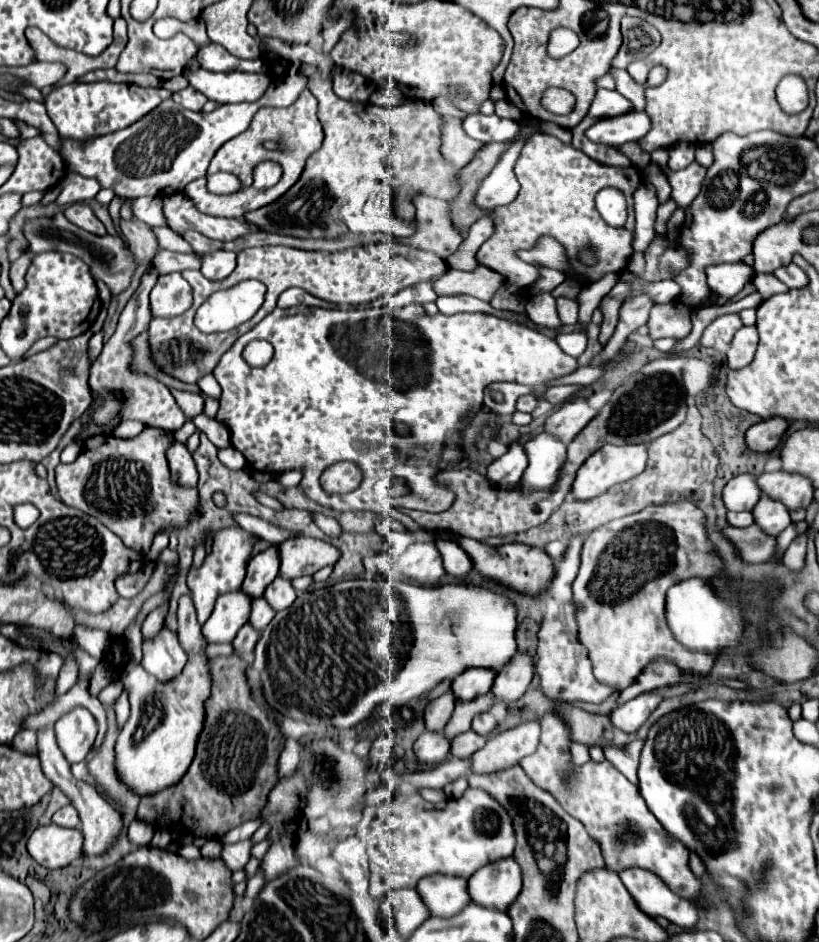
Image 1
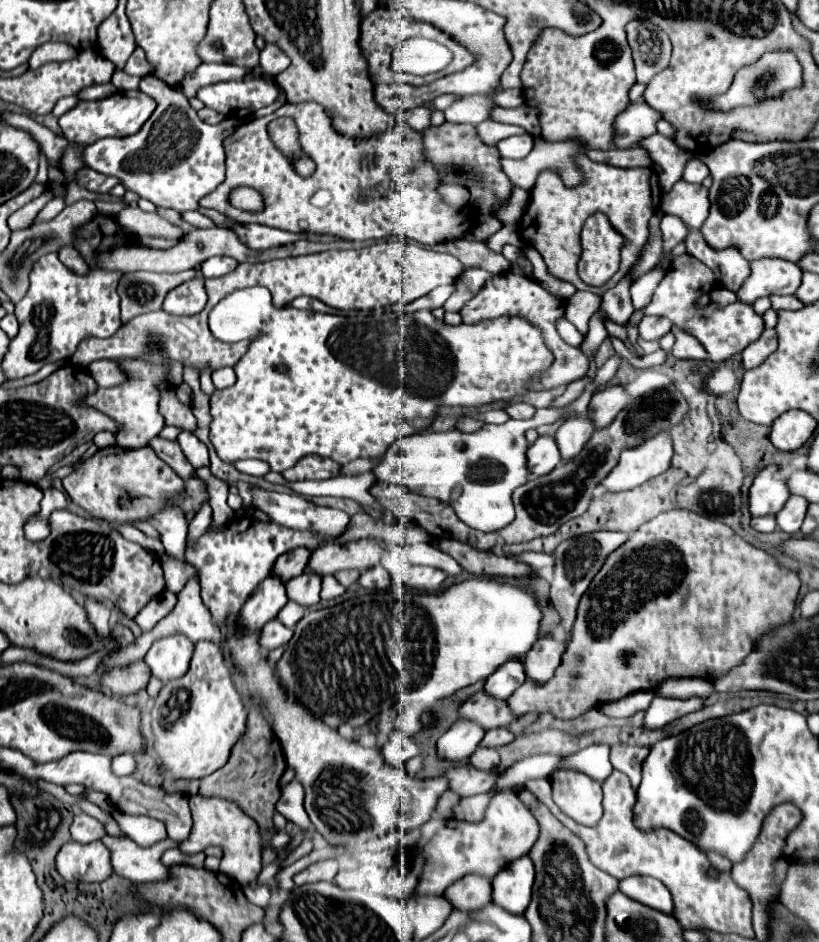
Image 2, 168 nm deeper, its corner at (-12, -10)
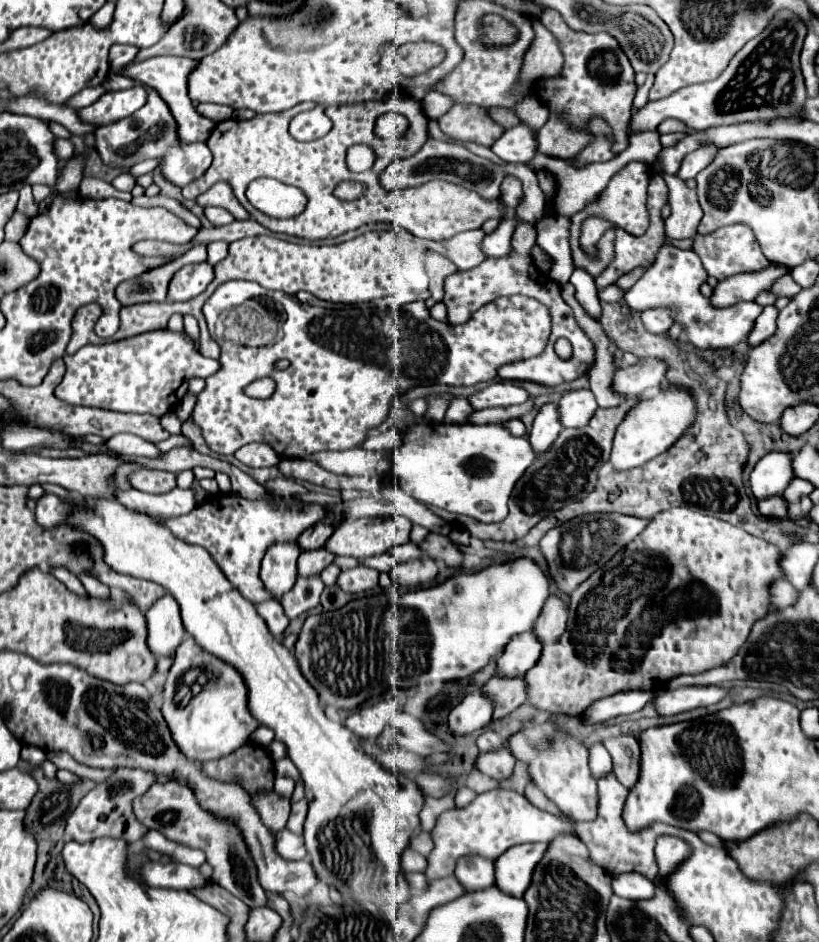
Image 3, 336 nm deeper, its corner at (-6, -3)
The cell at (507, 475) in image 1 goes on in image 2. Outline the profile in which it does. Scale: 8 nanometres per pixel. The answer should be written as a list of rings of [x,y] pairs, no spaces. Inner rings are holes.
[[[540,436],[526,452],[528,458],[528,470],[532,478],[548,474],[558,462],[560,462],[560,452],[556,450],[556,442],[550,438]]]

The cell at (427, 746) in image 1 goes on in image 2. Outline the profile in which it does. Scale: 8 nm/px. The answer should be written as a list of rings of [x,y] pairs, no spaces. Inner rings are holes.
[[[456,720],[452,728],[446,734],[442,734],[438,740],[438,758],[450,762],[466,760],[476,750],[482,736],[484,736],[484,728],[480,728],[478,724]]]

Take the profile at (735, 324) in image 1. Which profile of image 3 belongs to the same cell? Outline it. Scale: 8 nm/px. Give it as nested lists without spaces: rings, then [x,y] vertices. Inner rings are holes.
[[[664,245],[658,253],[656,263],[636,281],[636,285],[626,293],[626,303],[638,311],[650,307],[674,307],[678,311],[676,321],[686,327],[688,339],[698,349],[726,349],[734,347],[748,337],[754,327],[756,317],[762,313],[762,307],[754,301],[738,303],[728,309],[714,309],[710,301],[700,293],[700,286],[706,282],[708,274],[700,257],[694,251],[684,251],[674,245]]]

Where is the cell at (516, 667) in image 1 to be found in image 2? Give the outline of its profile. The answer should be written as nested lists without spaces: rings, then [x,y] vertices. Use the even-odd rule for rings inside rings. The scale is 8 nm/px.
[[[540,638],[524,658],[526,676],[532,678],[536,686],[544,686],[560,666],[560,658],[566,650],[566,644],[556,638]]]

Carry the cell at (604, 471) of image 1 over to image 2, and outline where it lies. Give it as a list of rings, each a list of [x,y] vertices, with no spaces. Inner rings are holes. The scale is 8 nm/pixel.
[[[660,434],[660,438],[650,438],[644,446],[624,450],[618,466],[614,466],[614,470],[600,484],[608,492],[632,490],[666,472],[670,468],[670,458],[672,440],[668,434]]]

